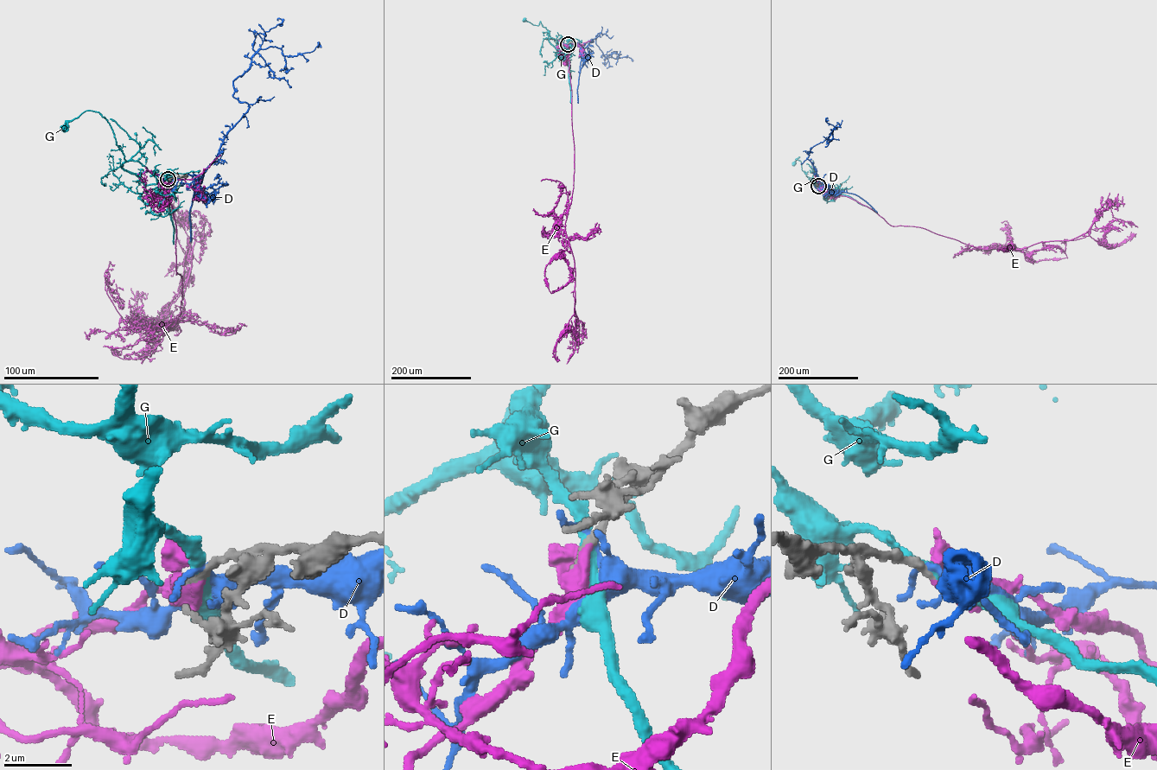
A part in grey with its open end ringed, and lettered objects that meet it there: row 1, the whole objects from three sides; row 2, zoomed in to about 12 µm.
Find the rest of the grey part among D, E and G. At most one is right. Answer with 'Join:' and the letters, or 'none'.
Join: E

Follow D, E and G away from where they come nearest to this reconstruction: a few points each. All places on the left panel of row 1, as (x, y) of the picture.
D: (168, 178), (199, 179), (216, 158), (248, 108), (233, 81), (259, 50), (321, 47)
E: (168, 179), (182, 299), (160, 330), (184, 311), (182, 289), (159, 327), (141, 322), (140, 295), (142, 309)
G: (168, 179), (170, 186), (155, 191), (164, 187), (145, 166), (124, 158), (97, 111), (84, 111), (66, 127)

